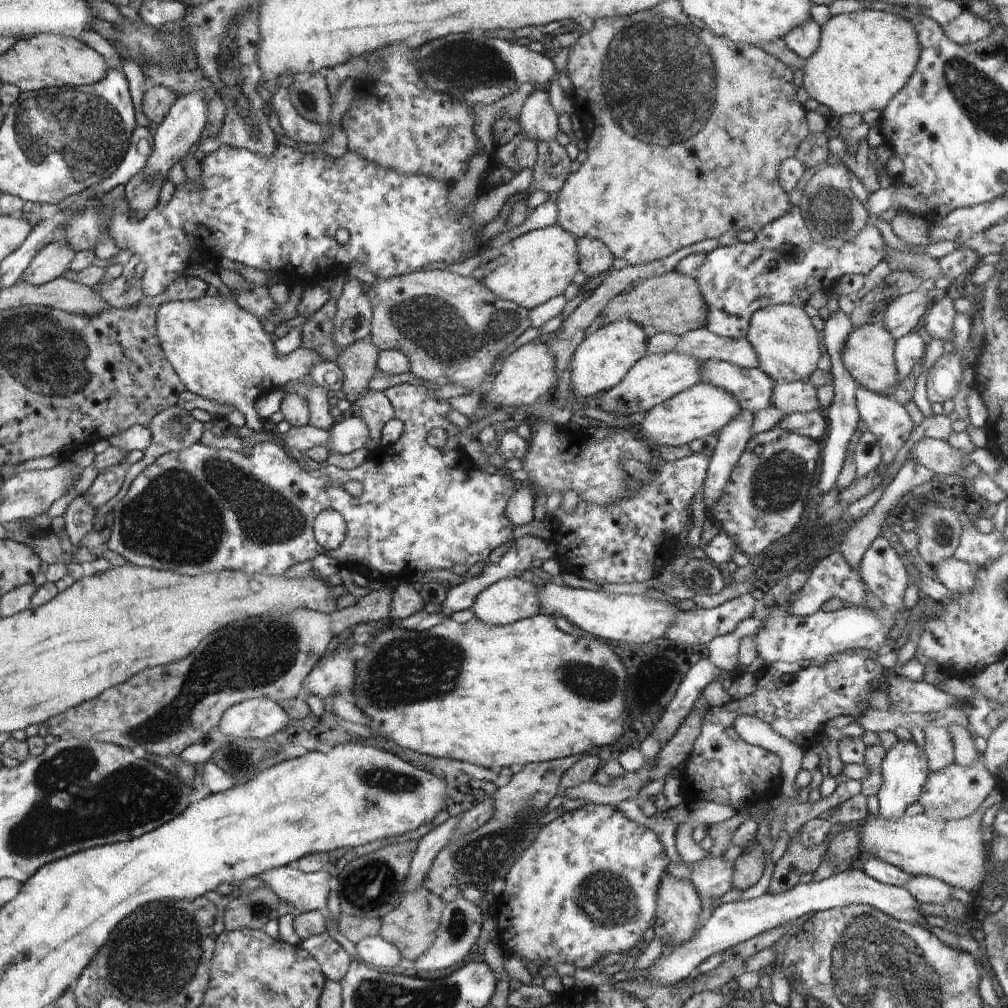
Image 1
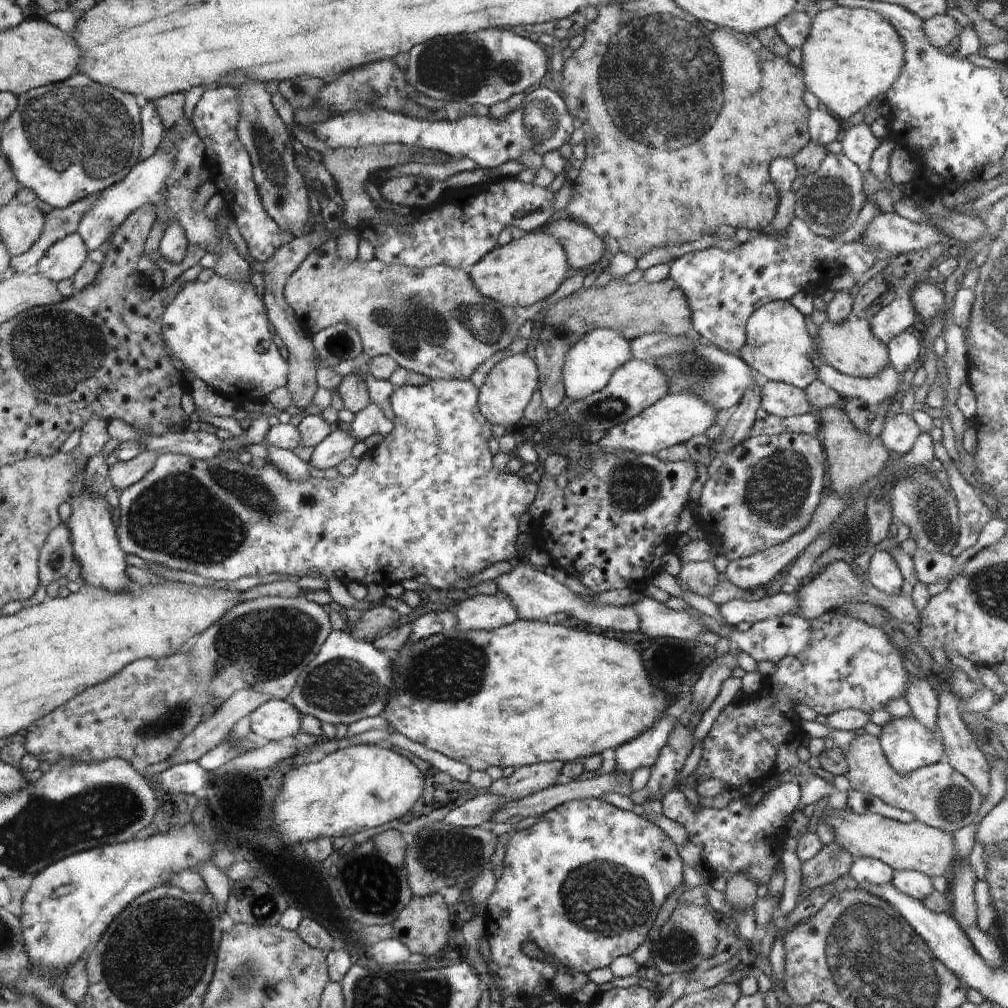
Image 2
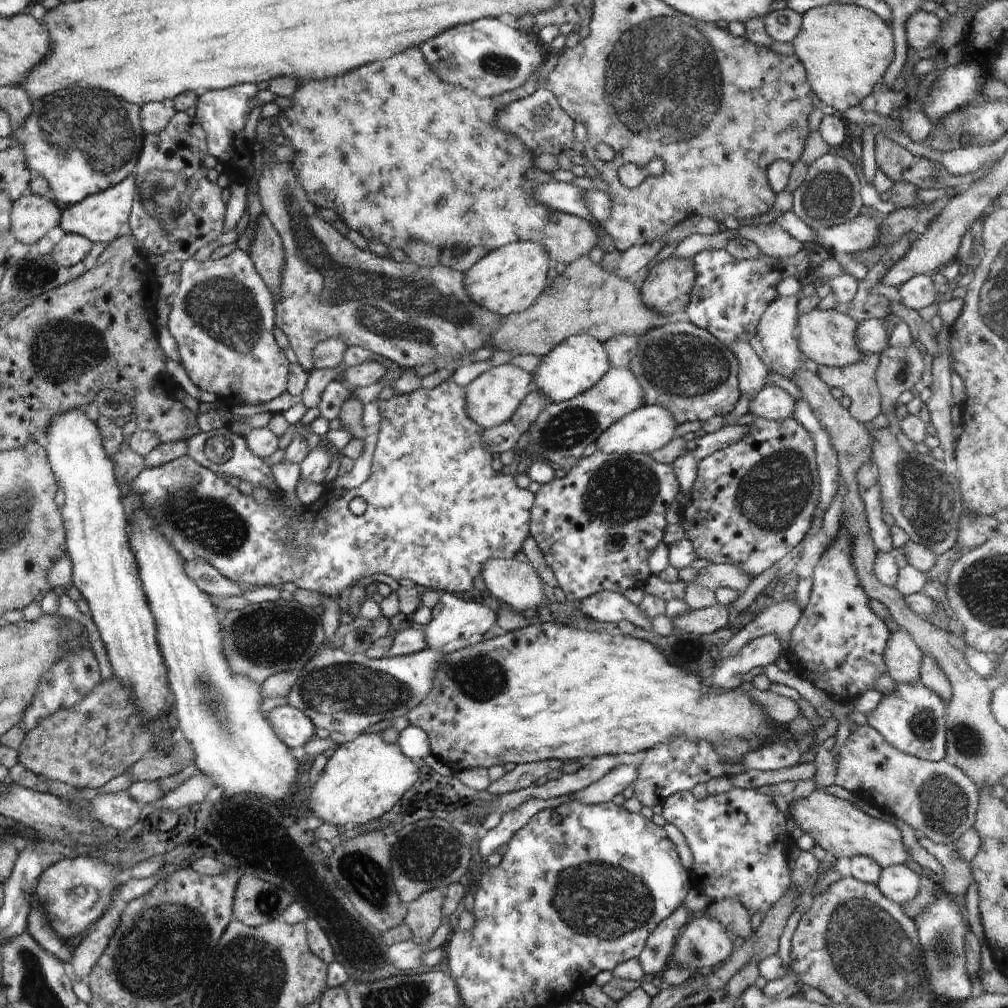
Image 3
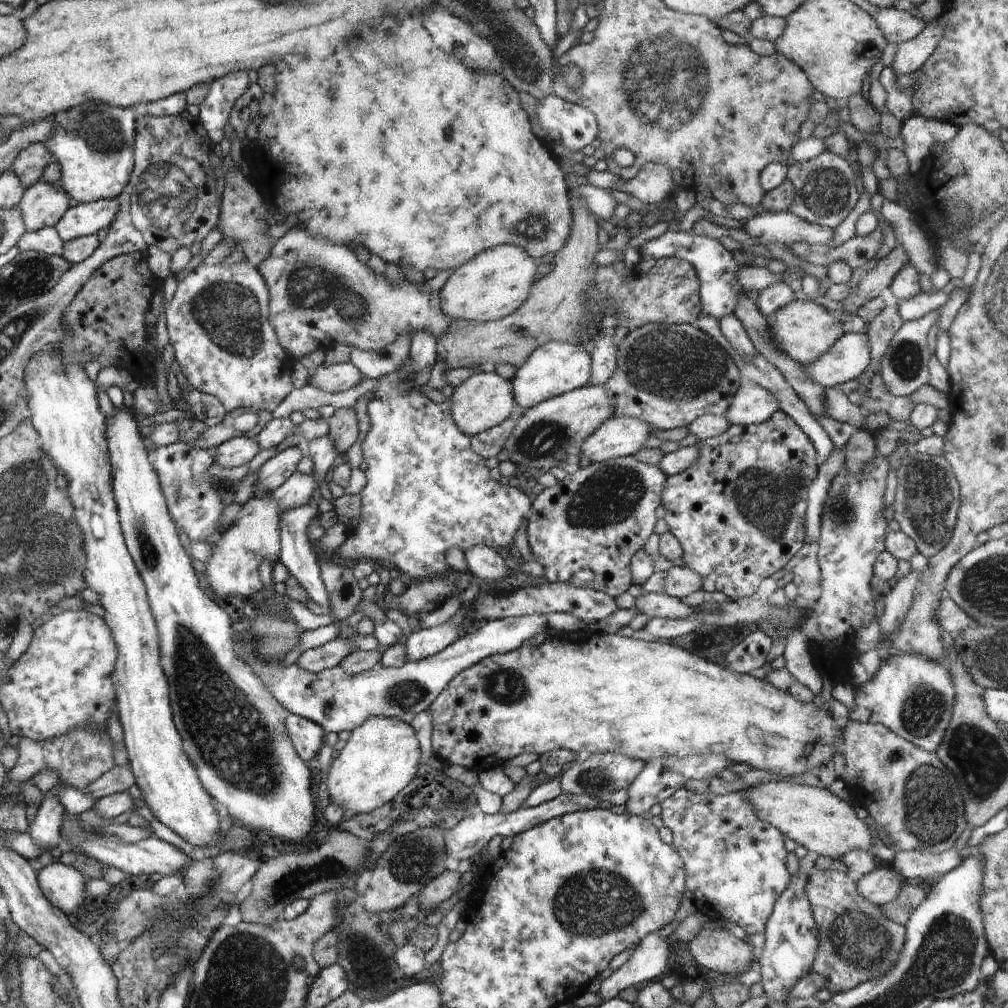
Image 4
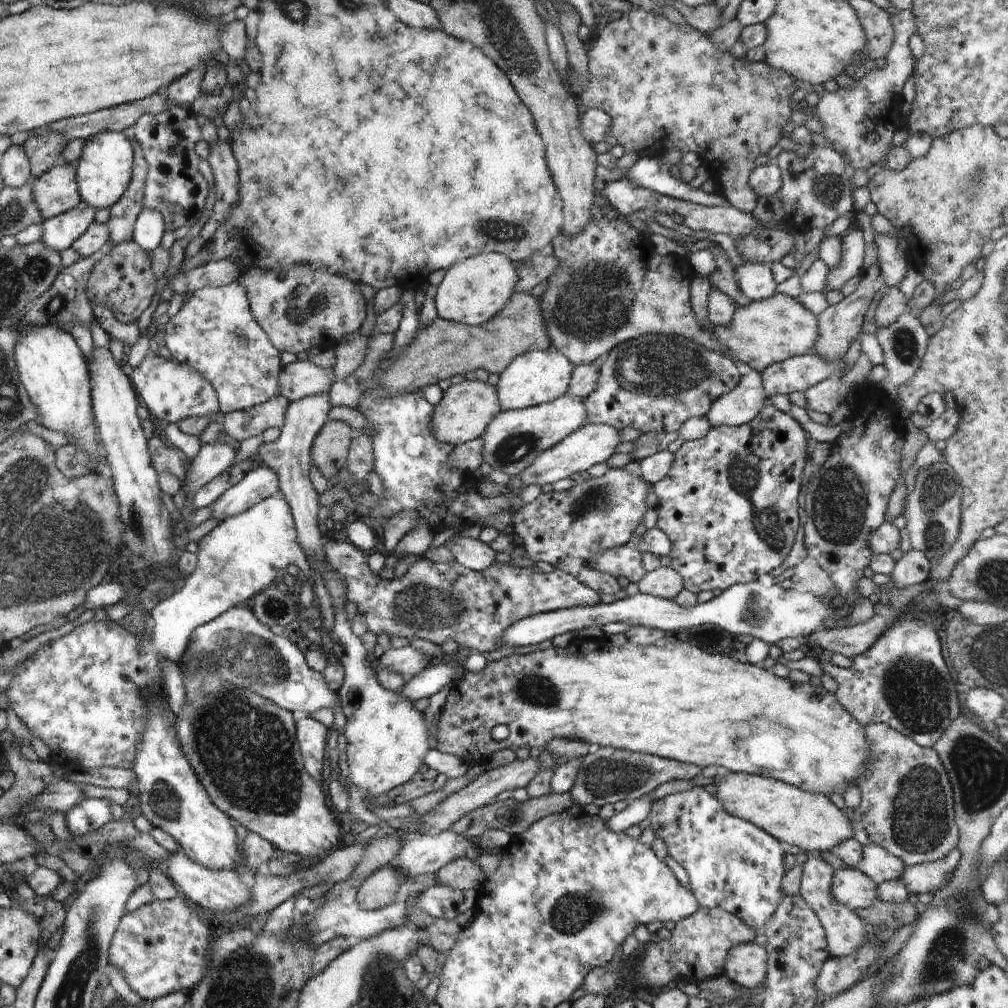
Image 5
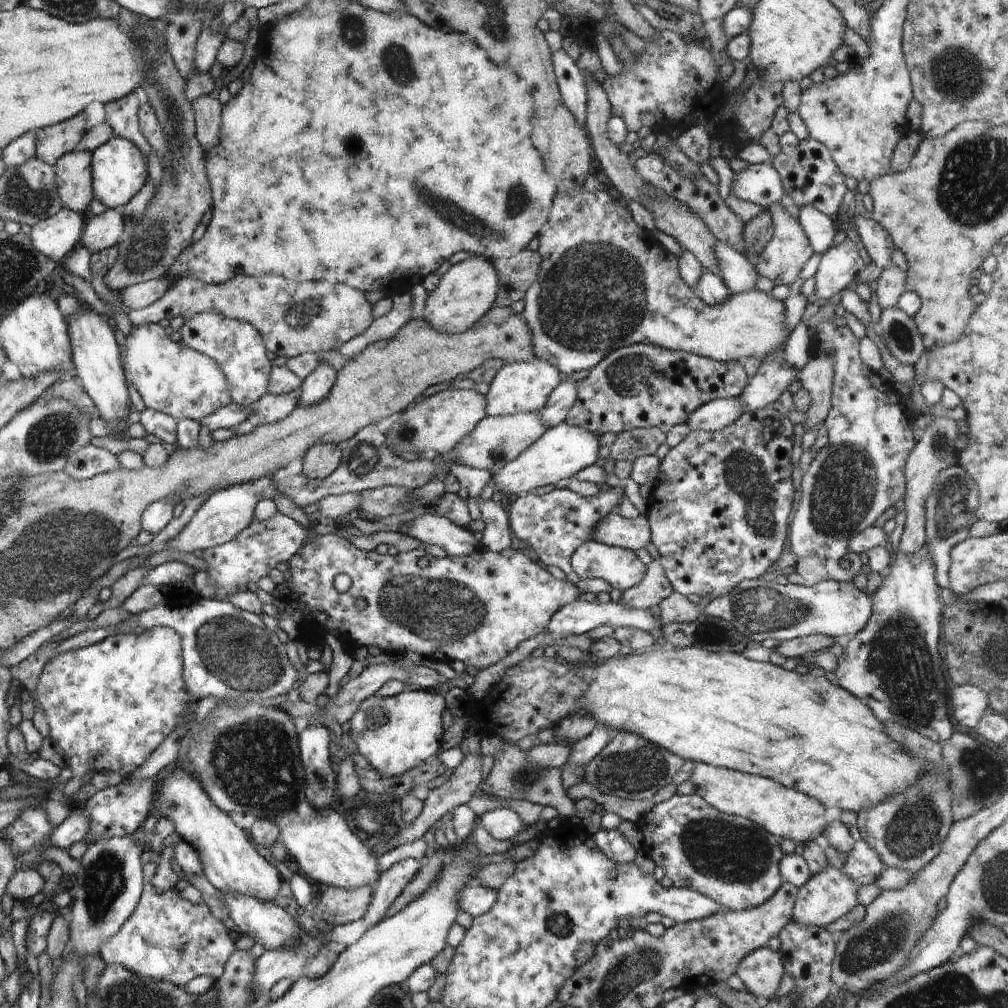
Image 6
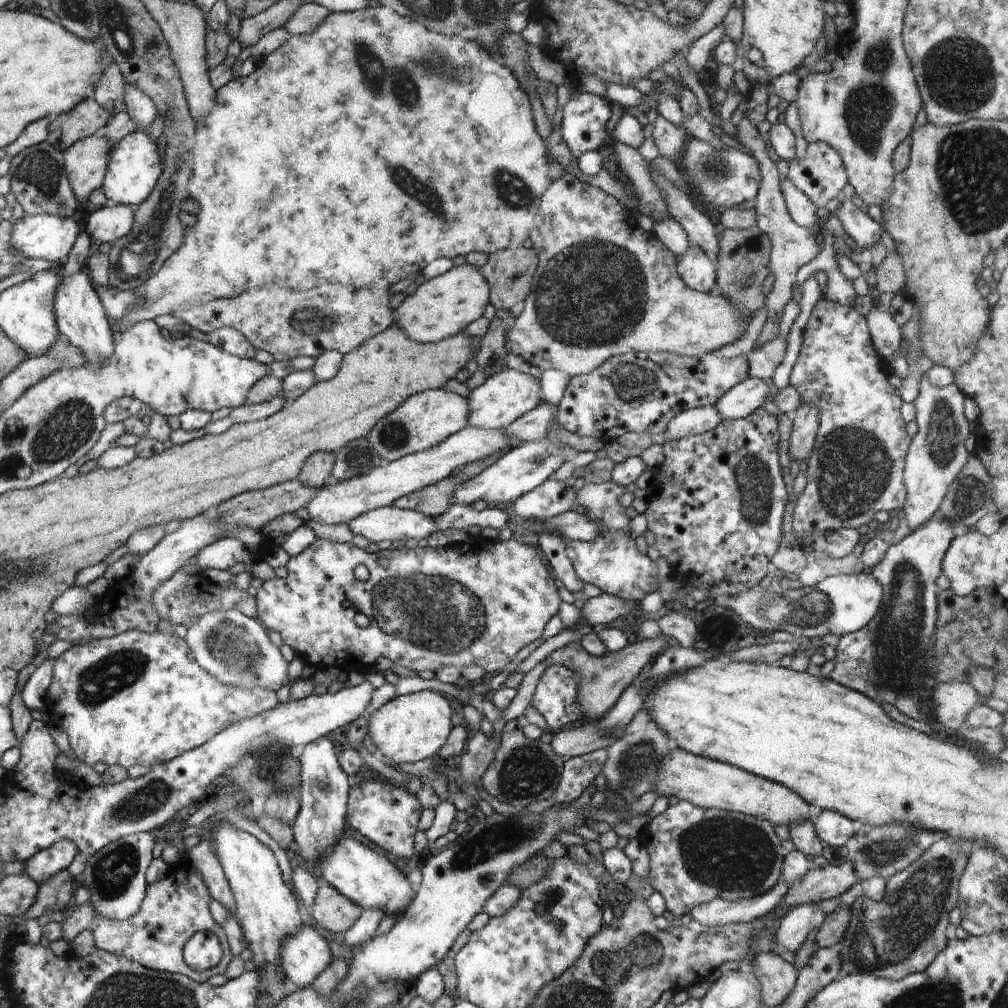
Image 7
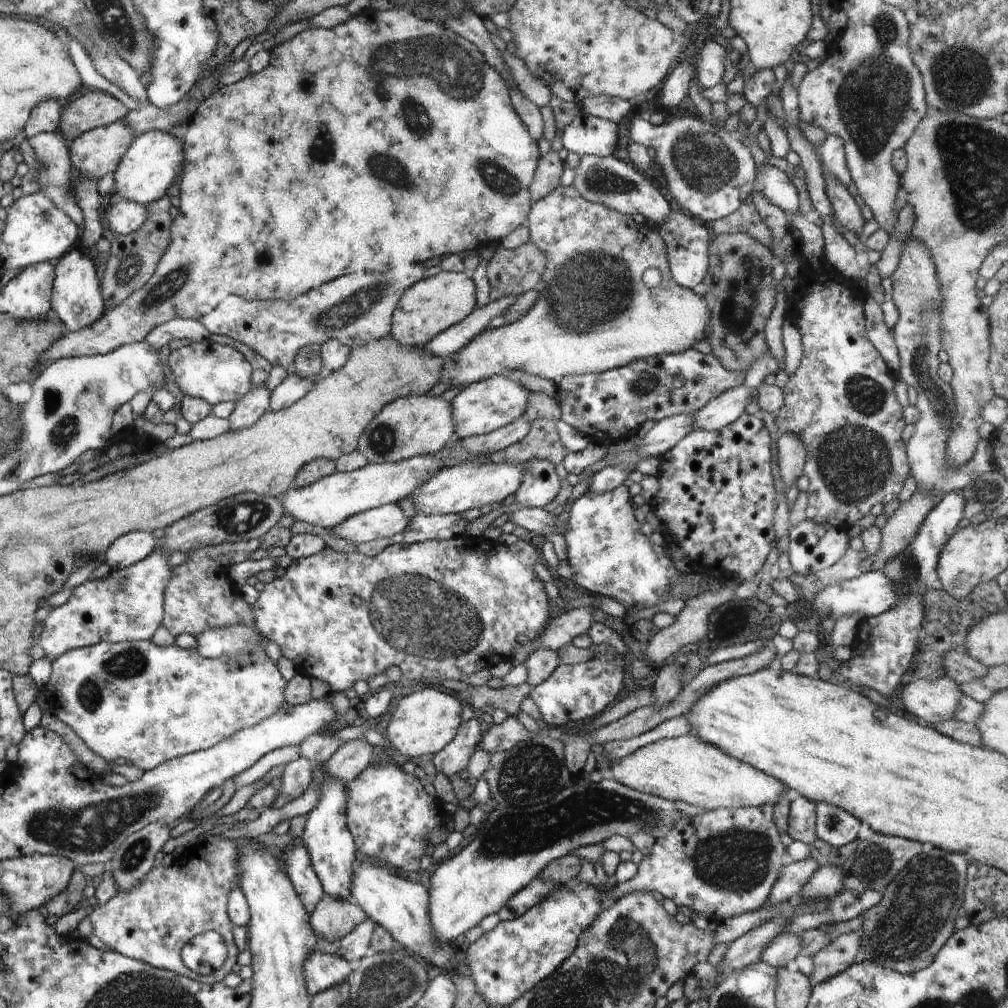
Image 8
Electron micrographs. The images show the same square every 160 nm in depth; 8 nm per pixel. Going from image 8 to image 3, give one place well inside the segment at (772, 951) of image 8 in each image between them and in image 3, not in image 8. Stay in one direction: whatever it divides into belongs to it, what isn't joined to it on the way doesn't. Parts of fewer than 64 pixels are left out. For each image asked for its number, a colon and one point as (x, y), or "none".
3: (899, 883)
4: (881, 885)
5: (850, 887)
6: (828, 895)
7: (794, 926)

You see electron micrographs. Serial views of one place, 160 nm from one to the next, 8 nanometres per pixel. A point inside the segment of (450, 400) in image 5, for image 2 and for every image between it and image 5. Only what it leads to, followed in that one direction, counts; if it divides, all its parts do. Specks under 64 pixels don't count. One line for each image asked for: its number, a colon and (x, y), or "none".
2: (503, 398)
3: (491, 398)
4: (484, 400)

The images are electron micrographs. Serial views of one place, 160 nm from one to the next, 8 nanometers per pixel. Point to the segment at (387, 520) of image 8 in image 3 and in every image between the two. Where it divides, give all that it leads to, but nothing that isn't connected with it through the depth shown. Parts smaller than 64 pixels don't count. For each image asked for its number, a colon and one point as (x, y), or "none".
3: (514, 581)
4: (482, 561)
5: (472, 553)
6: (429, 528)
7: (392, 523)

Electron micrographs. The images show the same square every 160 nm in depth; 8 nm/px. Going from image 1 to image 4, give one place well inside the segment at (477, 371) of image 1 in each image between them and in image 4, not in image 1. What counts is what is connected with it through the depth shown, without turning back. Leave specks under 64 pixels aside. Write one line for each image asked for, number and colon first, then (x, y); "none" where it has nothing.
2: (434, 321)
3: (329, 288)
4: (321, 292)

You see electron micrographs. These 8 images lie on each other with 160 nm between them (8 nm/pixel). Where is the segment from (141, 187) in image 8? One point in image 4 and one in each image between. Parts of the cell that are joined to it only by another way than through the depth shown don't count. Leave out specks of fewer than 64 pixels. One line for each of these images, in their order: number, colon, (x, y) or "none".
4: (93, 144)
5: (105, 169)
6: (119, 167)
7: (135, 166)

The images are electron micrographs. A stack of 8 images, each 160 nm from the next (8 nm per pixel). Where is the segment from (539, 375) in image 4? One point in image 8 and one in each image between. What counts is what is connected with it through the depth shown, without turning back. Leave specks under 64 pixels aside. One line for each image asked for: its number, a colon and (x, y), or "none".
5: (535, 377)
6: (518, 387)
7: (502, 398)
8: (482, 407)

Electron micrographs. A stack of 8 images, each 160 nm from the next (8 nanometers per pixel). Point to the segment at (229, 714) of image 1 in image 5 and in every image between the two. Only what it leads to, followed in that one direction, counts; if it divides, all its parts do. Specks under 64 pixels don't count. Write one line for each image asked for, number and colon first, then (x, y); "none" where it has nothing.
2: (276, 719)
3: (292, 725)
4: (308, 737)
5: (311, 734)

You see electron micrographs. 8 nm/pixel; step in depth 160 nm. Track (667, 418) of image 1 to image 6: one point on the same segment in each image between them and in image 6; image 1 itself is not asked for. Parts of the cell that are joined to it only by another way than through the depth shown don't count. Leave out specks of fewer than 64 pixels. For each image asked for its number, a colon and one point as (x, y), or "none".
2: (674, 418)
3: (649, 427)
4: (616, 437)
5: (590, 444)
6: (559, 452)

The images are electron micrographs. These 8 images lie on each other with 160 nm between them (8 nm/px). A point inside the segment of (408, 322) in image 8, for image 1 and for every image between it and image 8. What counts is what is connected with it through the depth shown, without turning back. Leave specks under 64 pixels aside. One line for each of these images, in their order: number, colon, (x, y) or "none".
1: (534, 267)
2: (532, 266)
3: (507, 280)
4: (494, 283)
5: (472, 291)
6: (467, 290)
7: (443, 306)

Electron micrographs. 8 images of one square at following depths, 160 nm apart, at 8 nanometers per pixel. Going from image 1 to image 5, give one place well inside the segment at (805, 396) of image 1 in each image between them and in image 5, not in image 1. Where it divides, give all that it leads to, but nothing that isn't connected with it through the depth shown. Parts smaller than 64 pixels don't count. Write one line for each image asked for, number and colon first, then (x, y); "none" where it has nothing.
2: (779, 399)
3: (773, 403)
4: (752, 404)
5: (743, 403)

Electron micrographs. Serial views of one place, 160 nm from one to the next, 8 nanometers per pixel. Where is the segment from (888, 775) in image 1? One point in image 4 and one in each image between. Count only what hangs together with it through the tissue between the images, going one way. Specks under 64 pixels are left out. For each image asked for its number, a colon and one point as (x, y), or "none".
2: (907, 744)
3: (911, 718)
4: (913, 696)

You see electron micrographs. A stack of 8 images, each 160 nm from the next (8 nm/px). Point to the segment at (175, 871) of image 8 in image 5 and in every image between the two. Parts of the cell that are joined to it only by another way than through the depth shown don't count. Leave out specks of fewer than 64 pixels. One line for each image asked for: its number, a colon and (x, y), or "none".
5: (162, 947)
6: (167, 938)
7: (174, 910)

